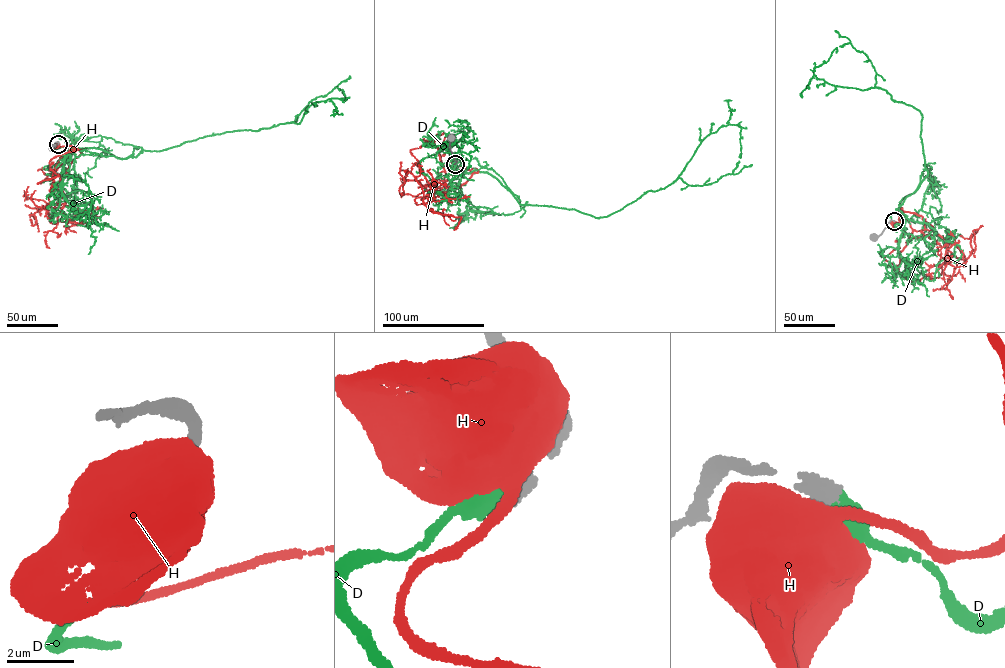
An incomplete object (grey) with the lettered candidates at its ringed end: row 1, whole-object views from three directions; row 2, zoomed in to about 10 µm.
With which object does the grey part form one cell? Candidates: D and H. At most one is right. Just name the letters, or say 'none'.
D

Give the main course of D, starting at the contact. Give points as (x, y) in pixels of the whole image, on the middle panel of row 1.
D: (455, 163), (461, 173), (486, 172), (524, 205), (598, 218), (673, 183), (721, 127), (741, 127), (740, 153)

